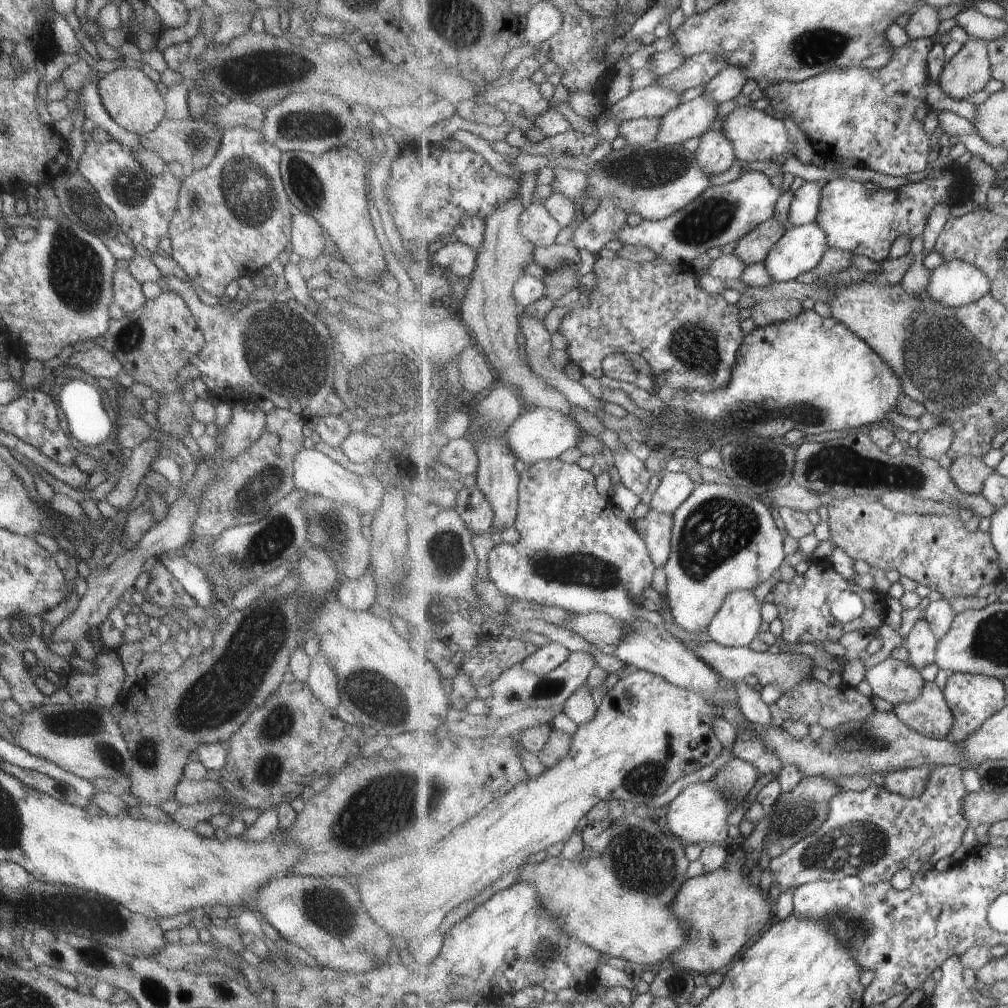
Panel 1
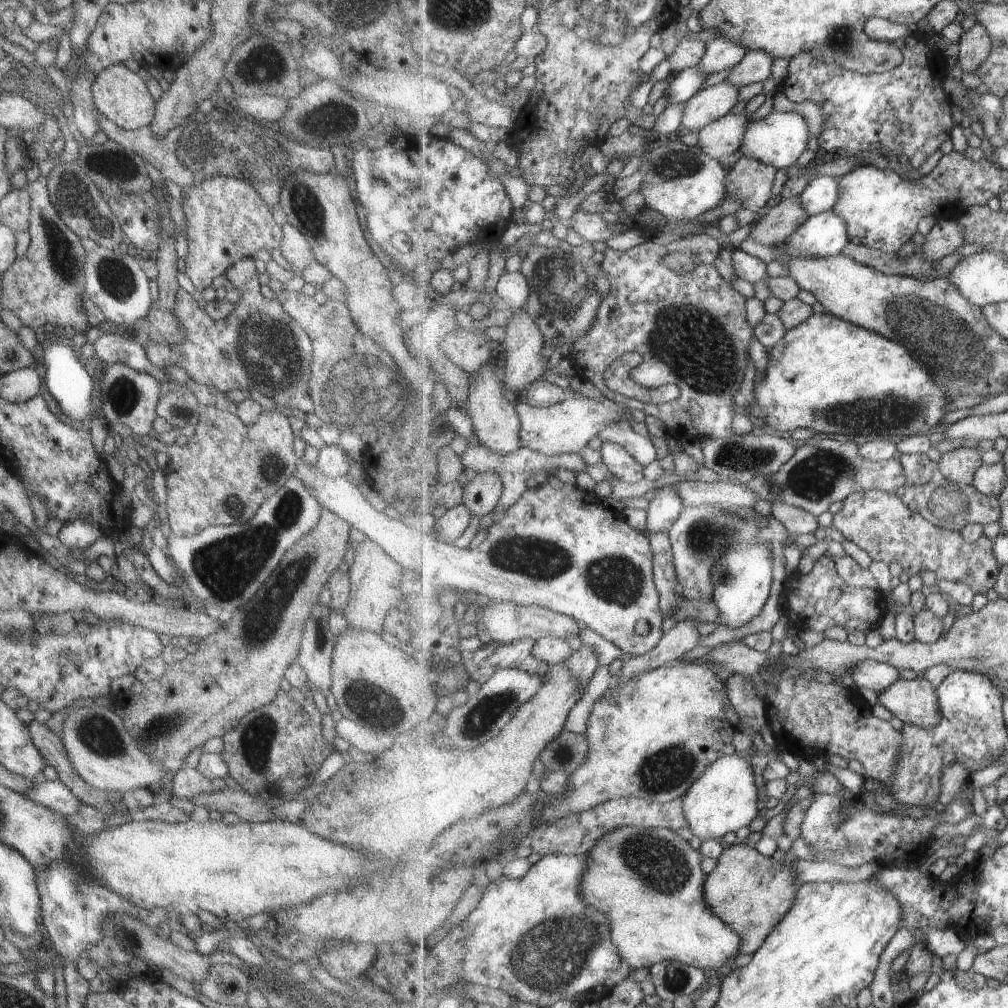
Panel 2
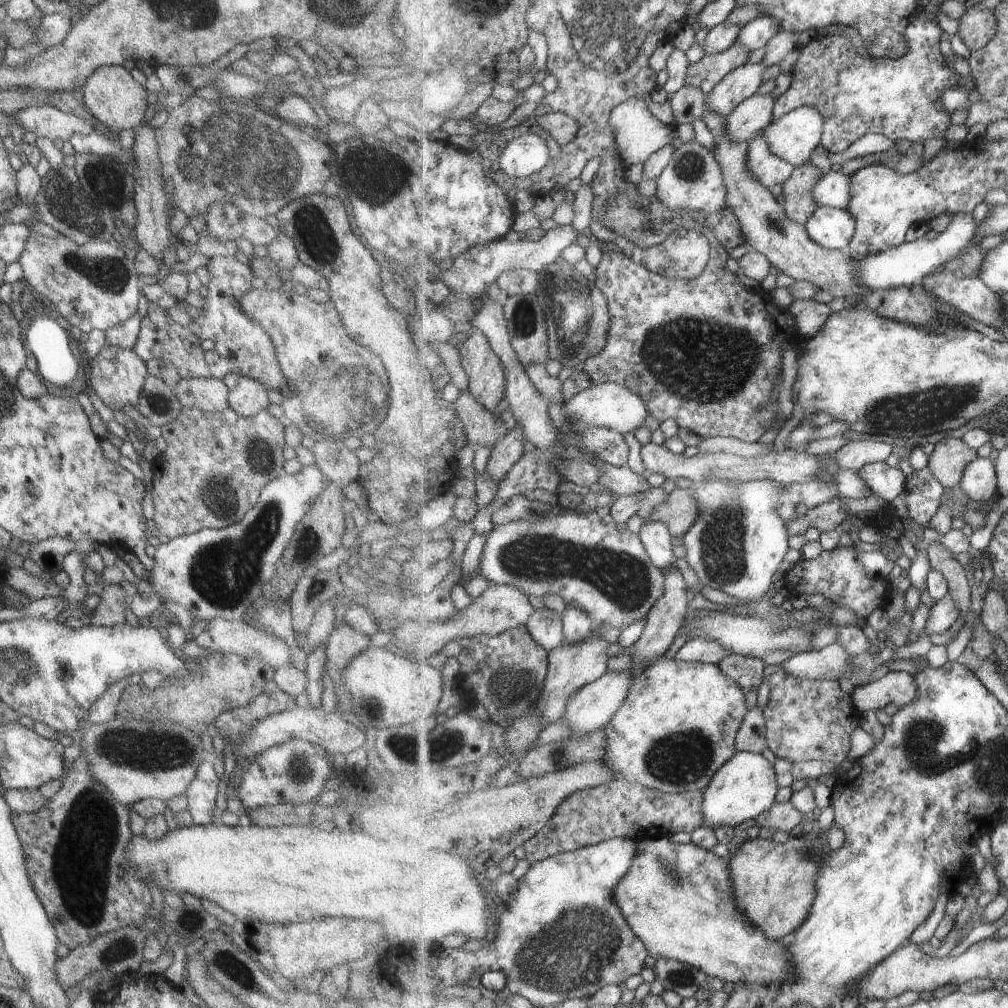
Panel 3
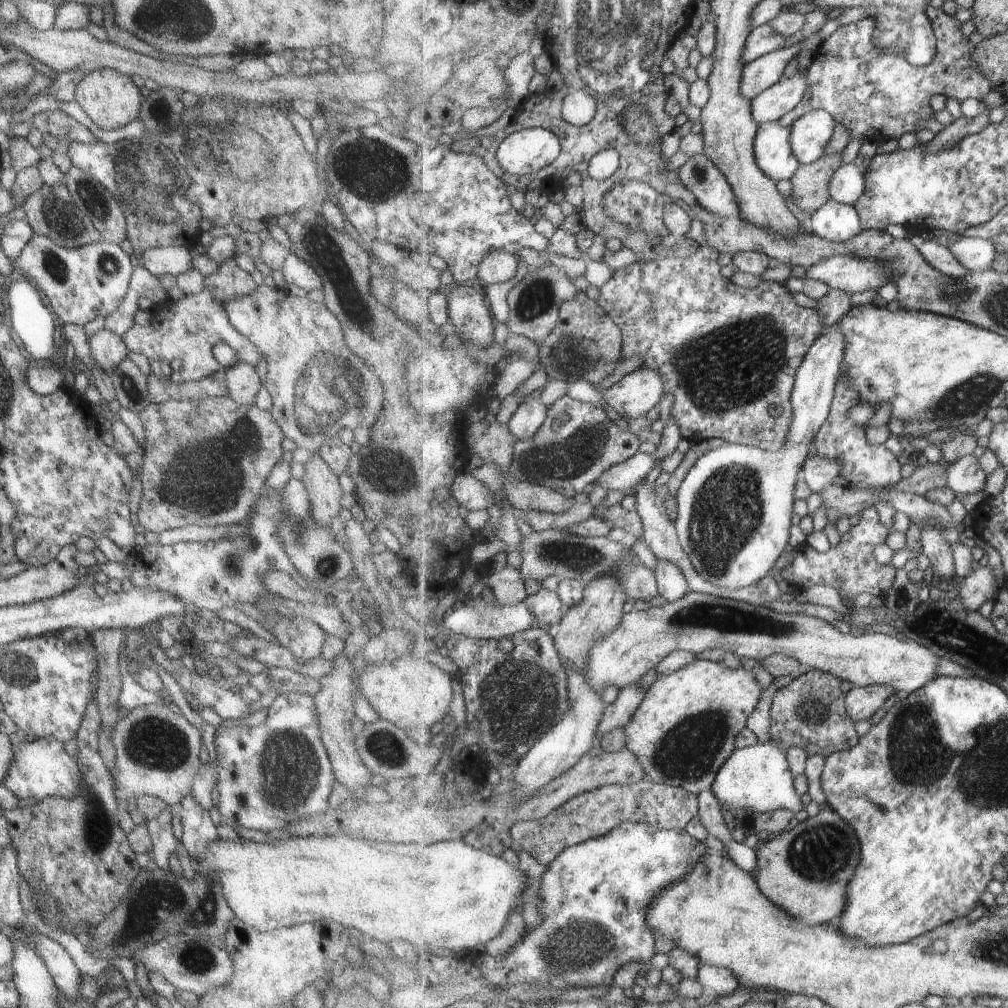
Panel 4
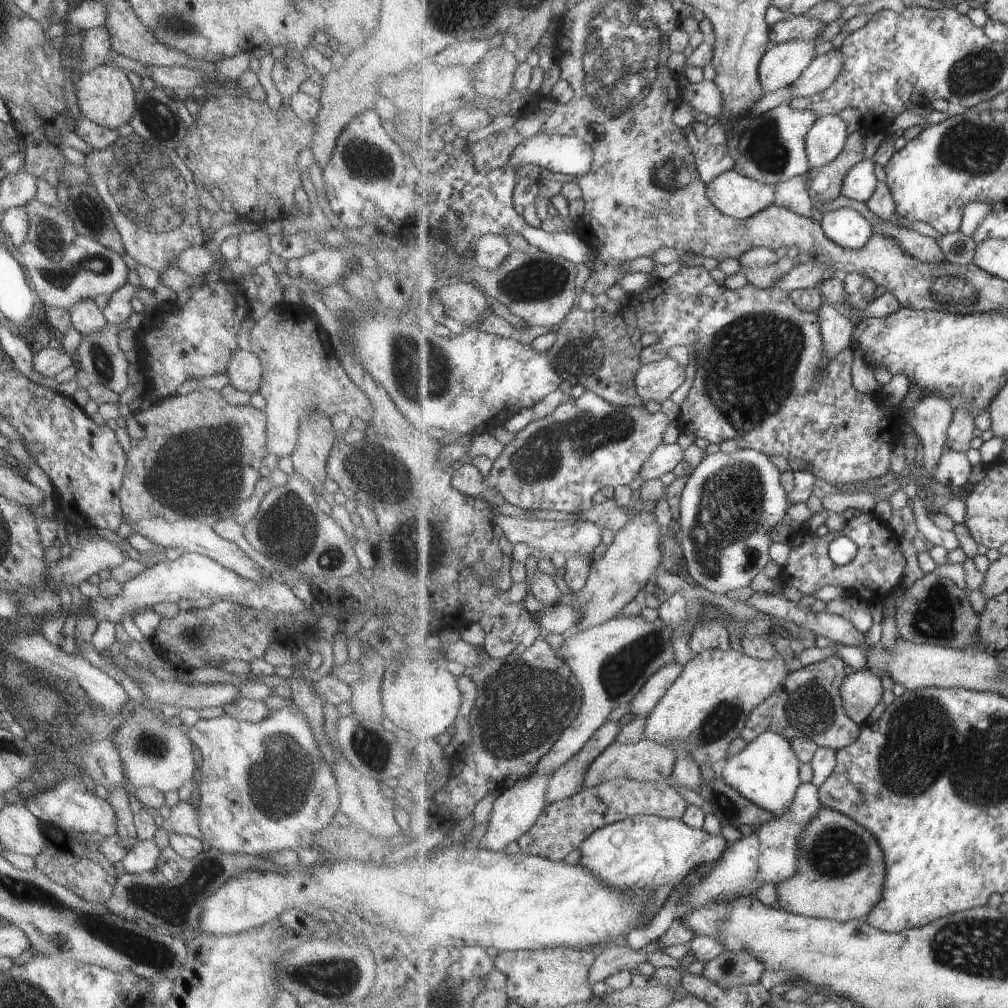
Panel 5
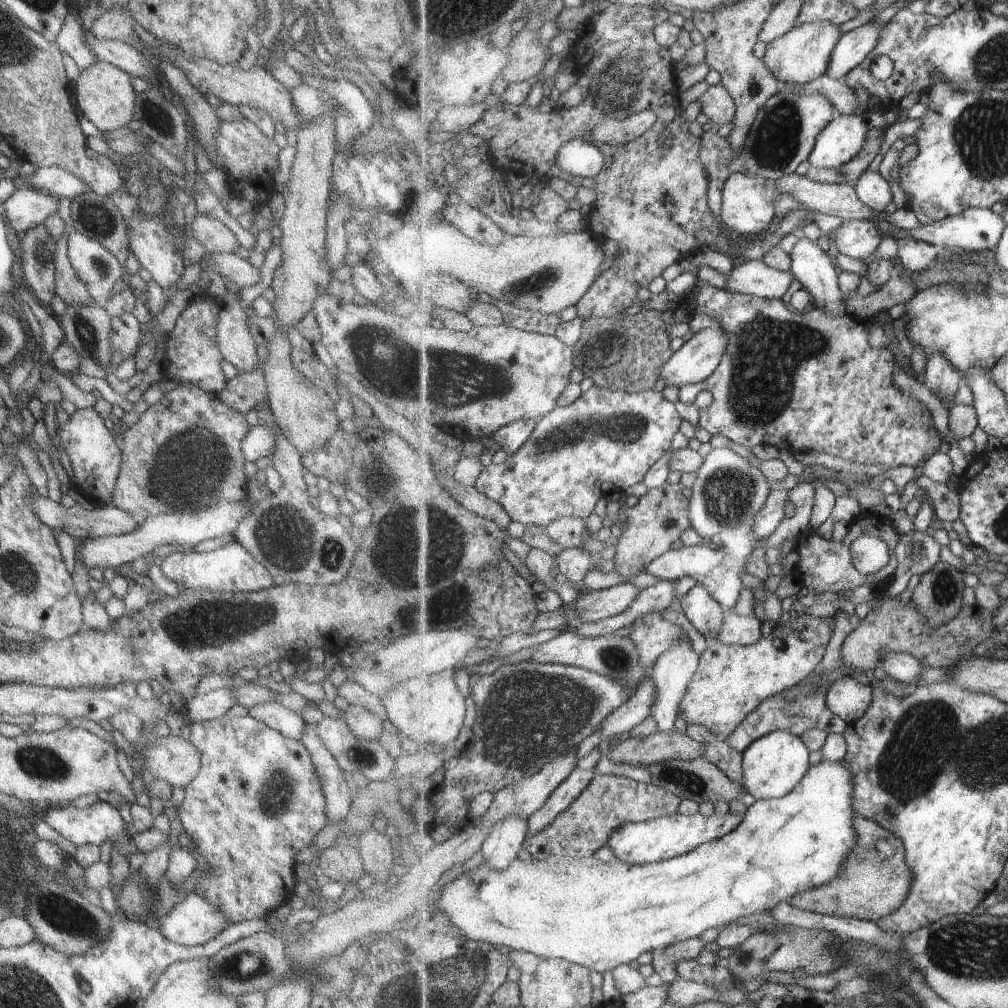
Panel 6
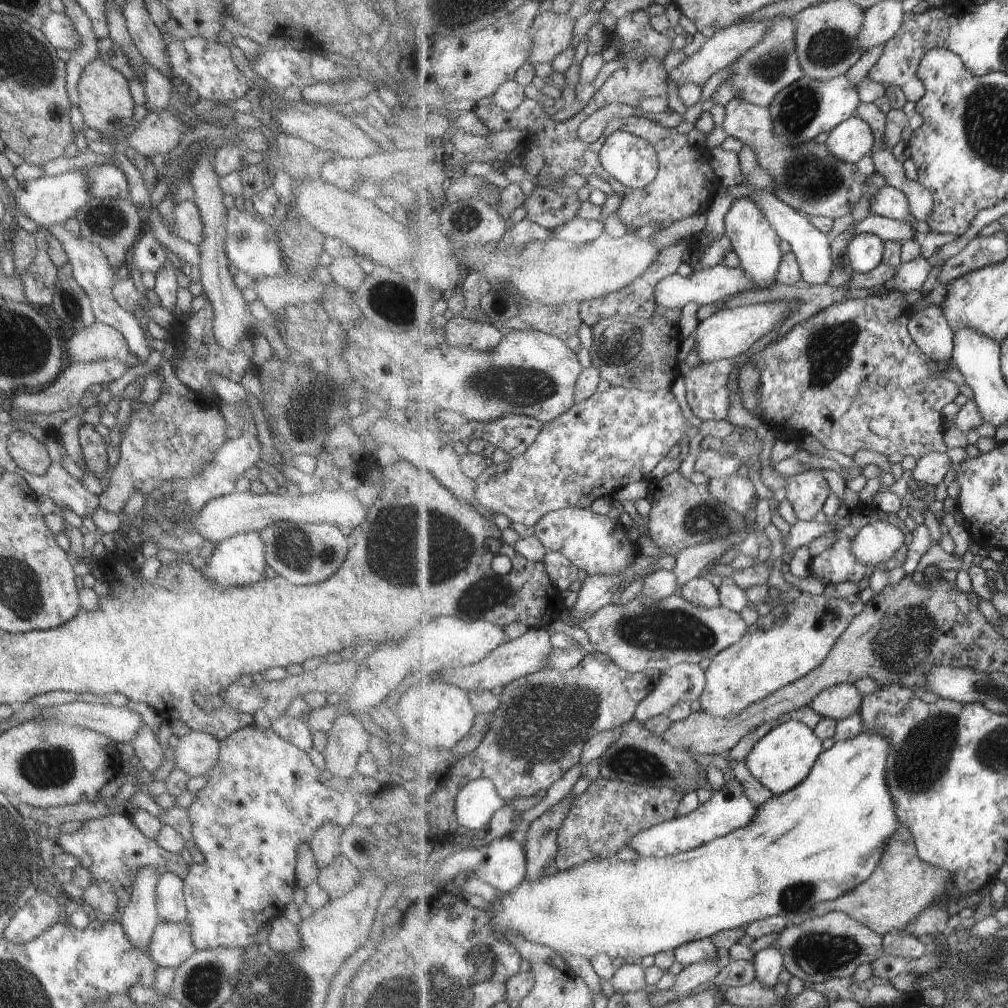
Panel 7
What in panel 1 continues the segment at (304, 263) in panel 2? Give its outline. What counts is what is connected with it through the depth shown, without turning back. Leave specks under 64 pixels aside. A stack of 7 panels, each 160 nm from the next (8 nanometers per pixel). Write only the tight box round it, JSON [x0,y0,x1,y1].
[288,212,324,260]

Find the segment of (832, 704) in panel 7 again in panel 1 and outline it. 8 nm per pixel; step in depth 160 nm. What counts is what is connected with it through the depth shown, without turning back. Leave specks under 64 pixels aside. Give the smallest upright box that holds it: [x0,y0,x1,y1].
[894,682,955,739]

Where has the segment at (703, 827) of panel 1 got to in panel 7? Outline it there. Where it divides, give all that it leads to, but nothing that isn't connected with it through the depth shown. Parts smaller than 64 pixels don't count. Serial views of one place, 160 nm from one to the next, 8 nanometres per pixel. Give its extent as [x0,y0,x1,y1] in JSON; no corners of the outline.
[745,720,823,795]

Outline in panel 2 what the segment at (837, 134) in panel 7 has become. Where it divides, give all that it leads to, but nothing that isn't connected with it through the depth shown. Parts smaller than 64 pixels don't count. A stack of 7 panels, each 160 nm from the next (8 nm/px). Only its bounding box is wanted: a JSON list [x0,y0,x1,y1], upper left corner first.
[740,111,811,170]

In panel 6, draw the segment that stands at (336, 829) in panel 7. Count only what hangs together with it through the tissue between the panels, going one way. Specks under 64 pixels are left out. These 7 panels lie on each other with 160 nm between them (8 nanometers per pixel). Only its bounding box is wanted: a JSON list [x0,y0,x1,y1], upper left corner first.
[300,721,350,823]

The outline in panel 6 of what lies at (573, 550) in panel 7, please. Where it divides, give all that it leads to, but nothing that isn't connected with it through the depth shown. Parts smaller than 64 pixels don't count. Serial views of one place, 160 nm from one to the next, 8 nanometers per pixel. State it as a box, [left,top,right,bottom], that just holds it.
[545,517,591,549]

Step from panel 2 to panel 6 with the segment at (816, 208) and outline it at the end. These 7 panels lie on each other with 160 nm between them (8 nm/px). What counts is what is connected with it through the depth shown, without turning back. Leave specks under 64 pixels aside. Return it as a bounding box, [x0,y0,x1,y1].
[854,169,893,211]

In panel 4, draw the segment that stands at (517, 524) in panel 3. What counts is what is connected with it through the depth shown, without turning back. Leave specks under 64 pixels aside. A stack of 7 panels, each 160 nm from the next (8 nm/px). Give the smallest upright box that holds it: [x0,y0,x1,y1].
[513,528,660,604]

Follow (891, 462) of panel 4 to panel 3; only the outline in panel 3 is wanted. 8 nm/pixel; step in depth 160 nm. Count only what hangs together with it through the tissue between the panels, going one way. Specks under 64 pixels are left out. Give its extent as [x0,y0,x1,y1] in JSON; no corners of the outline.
[859,461,908,504]

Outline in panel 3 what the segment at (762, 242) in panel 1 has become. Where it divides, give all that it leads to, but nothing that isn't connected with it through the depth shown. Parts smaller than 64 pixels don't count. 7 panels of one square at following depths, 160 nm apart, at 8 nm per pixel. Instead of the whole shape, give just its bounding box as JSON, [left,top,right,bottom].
[782,164,823,225]

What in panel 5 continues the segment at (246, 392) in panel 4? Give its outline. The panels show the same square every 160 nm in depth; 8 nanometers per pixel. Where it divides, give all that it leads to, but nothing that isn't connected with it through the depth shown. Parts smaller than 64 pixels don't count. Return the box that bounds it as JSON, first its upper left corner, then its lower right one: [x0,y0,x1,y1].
[224,348,261,393]

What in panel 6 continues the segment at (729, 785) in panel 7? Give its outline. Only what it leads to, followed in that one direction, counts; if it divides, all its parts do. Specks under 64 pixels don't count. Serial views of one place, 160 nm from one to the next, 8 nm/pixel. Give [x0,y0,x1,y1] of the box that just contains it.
[606,812,743,864]

